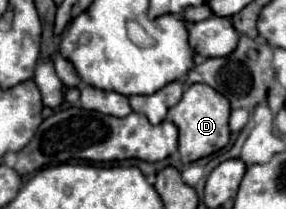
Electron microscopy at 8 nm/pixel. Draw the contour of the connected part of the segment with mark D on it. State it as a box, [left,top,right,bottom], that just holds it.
[167,83,231,165]

